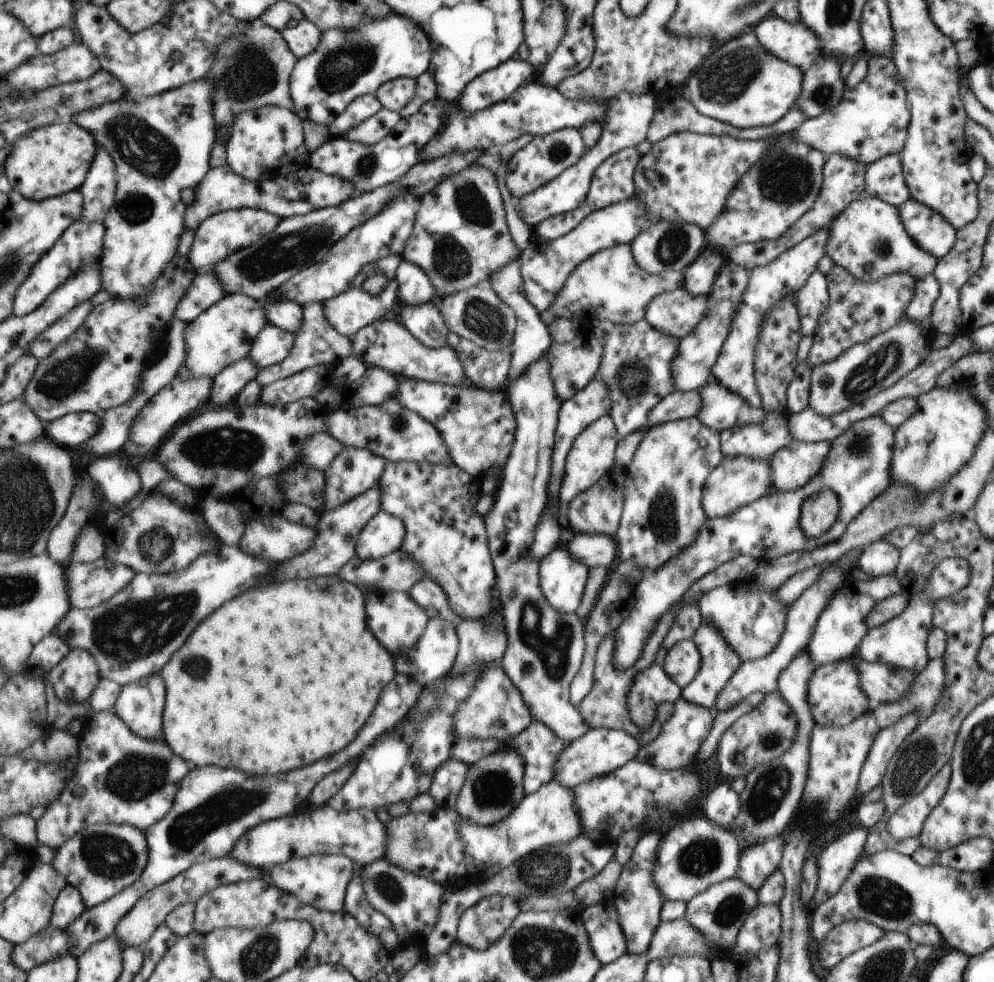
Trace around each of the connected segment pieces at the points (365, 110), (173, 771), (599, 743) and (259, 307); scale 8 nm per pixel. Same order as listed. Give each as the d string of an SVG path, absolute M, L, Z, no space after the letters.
M367 94L365 97L357 98L349 105L346 112L331 124L333 138L346 139L346 134L356 129L362 122L368 121L374 114L380 113L382 109L382 103L376 95Z
M115 710L92 717L81 736L82 760L78 774L61 800L49 806L42 818L36 819L41 844L57 850L89 826L129 824L147 831L157 825L174 808L182 782L194 767L178 756L168 742L138 736Z
M591 728L584 737L569 743L556 762L556 782L562 783L566 788L582 786L584 782L590 782L593 778L606 776L613 773L627 762L636 758L638 750L641 749L641 742L638 742L634 735L623 730Z
M230 293L222 302L212 306L196 321L188 324L186 342L188 345L188 360L185 369L180 370L180 376L194 378L216 378L230 365L250 357L254 342L262 330L270 323L263 301L242 293Z

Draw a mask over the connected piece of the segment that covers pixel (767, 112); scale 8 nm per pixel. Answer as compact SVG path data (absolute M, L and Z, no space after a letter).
M747 30L727 43L722 42L714 48L714 54L710 54L710 58L706 58L703 64L702 70L698 68L684 85L687 97L703 115L741 129L772 126L780 121L800 100L801 90L804 88L804 72L801 67L770 54L770 51L761 45L754 30Z

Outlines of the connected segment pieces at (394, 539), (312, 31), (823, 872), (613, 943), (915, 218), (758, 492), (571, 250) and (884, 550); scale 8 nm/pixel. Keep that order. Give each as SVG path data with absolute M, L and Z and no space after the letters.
M380 509L360 532L356 556L361 561L385 557L402 547L407 533L403 519Z
M304 18L299 24L292 25L290 30L283 32L290 48L300 59L314 54L320 48L324 33L315 22L308 18Z
M854 828L848 834L840 835L817 856L820 864L820 884L816 890L818 905L842 888L864 850L866 836L868 829Z
M612 902L582 910L580 918L589 933L594 954L603 966L626 953L626 936L618 924L618 913Z
M913 198L897 208L906 230L922 250L929 251L939 260L952 252L958 230L944 215Z
M734 456L724 458L716 469L712 470L704 483L702 508L708 517L726 516L742 506L749 505L772 491L772 463L760 458Z
M632 197L626 202L612 204L602 210L595 210L580 221L568 234L553 240L534 236L530 244L522 251L522 278L525 279L526 298L541 314L553 305L554 298L565 288L566 281L584 261L588 261L601 250L624 246L638 236L650 223L648 212L642 200Z
M876 541L863 548L858 567L872 578L894 575L899 557L900 550L893 543Z

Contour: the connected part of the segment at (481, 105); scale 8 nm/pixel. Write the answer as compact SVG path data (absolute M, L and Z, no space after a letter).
M509 58L466 85L456 103L464 112L480 113L512 97L522 85L534 80L533 77L533 63Z

